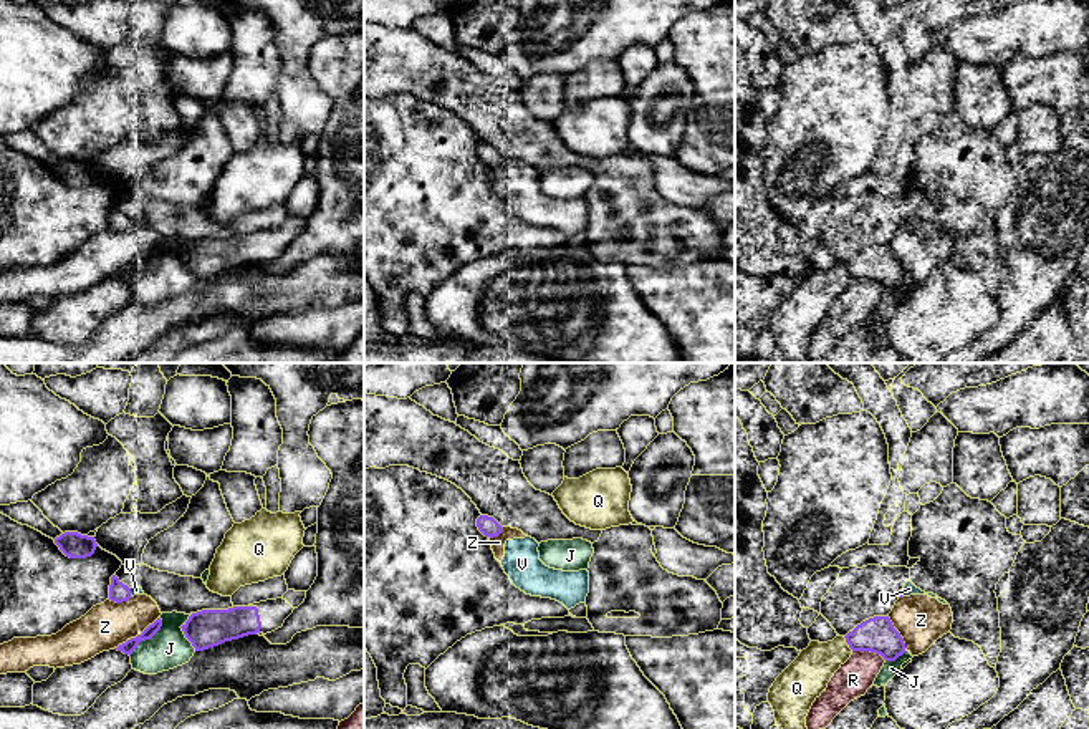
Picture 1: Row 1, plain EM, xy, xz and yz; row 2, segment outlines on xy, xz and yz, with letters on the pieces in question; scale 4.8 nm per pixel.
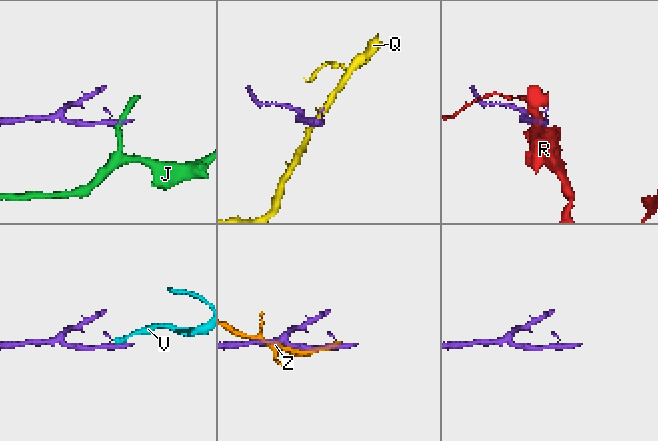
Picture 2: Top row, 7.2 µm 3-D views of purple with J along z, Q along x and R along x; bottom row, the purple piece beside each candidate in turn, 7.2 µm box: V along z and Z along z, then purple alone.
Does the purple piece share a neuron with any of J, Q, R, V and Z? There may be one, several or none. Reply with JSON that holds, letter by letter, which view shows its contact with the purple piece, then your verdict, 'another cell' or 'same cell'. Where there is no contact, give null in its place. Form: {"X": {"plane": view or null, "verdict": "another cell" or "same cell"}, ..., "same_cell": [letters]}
{"J": {"plane": "xy", "verdict": "another cell"}, "Q": {"plane": "yz", "verdict": "another cell"}, "R": {"plane": "yz", "verdict": "another cell"}, "V": {"plane": "xy", "verdict": "another cell"}, "Z": {"plane": "xy", "verdict": "another cell"}, "same_cell": []}

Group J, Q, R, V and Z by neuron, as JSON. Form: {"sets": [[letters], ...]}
{"sets": [["J"], ["Q"], ["R"], ["V", "Z"]]}

